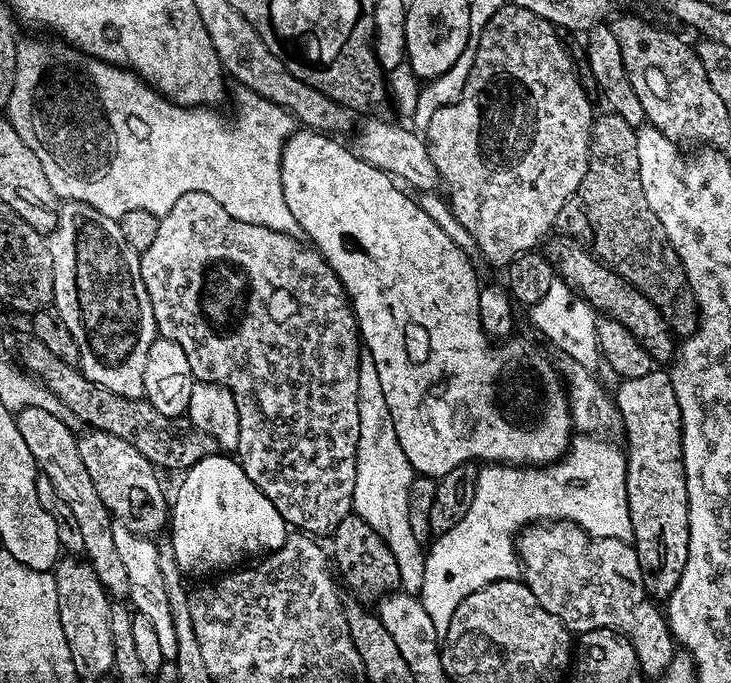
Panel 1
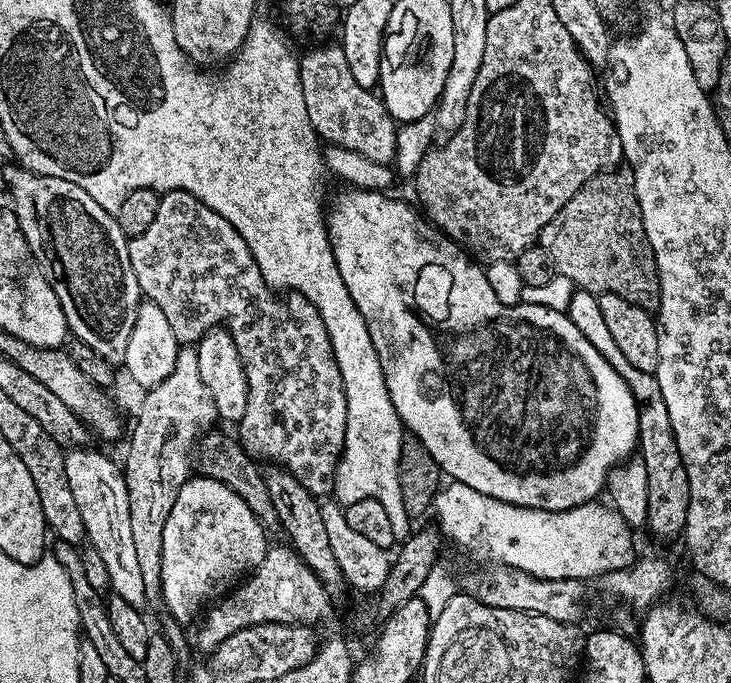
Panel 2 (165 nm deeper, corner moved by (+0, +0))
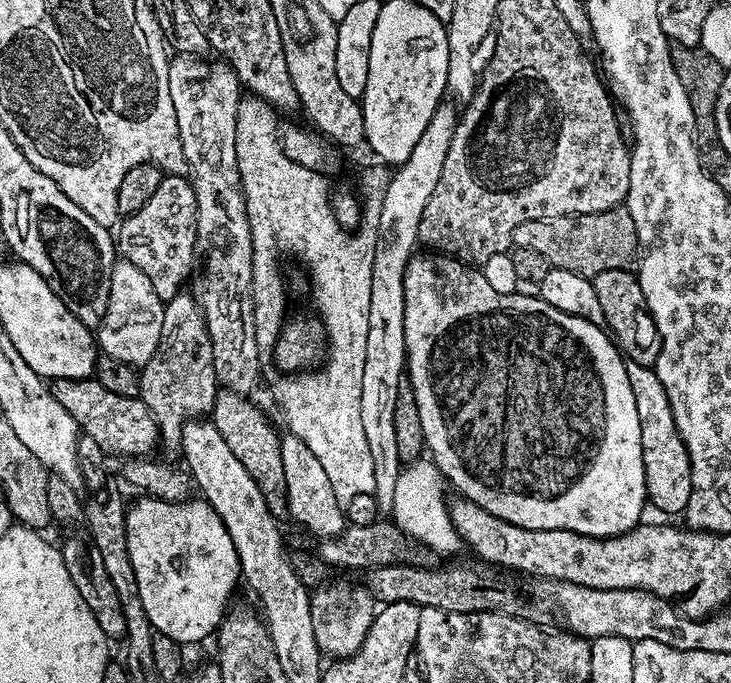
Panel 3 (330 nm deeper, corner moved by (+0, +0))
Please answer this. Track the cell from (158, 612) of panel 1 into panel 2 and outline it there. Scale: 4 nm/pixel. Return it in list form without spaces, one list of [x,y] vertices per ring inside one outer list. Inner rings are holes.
[[[91,447],[73,448],[64,457],[66,474],[70,482],[70,494],[74,494],[74,502],[78,502],[78,510],[82,510],[82,522],[86,540],[91,547],[98,550],[99,556],[106,562],[106,570],[110,574],[111,591],[121,596],[130,606],[143,609],[148,604],[146,586],[142,582],[142,570],[138,567],[138,553],[134,550],[134,537],[130,531],[130,498],[126,490],[124,474],[119,463],[116,464],[108,456],[100,452],[91,452]]]

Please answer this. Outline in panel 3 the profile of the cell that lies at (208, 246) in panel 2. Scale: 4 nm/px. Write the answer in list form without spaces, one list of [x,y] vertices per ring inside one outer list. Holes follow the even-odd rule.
[[[184,174],[165,175],[164,181],[154,190],[150,202],[134,214],[119,221],[118,252],[129,260],[154,286],[154,294],[162,301],[181,295],[184,279],[192,272],[192,263],[198,253],[196,239],[196,195],[191,179]]]

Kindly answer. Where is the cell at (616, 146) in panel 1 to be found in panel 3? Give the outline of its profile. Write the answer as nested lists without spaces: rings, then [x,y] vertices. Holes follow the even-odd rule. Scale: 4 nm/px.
[[[624,206],[598,214],[534,218],[534,222],[522,222],[522,226],[514,230],[512,242],[522,250],[538,250],[553,268],[589,278],[602,274],[602,270],[631,269],[637,263],[640,250],[634,218],[630,218]]]

